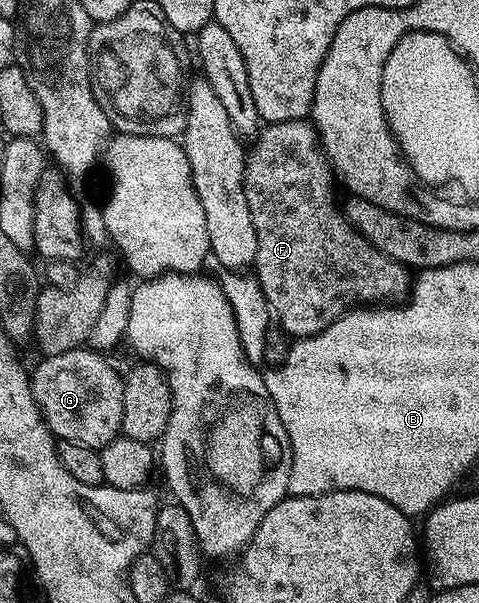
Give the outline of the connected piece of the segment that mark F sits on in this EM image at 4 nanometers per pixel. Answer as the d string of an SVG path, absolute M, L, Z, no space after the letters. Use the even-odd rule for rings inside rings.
M294 119L284 123L268 123L254 136L251 149L245 159L243 168L243 192L245 201L249 201L249 213L253 217L253 229L257 233L257 257L253 264L253 272L259 278L258 290L267 298L269 306L275 310L278 326L282 327L291 337L306 337L316 335L326 329L335 319L340 319L348 311L358 308L360 305L395 305L408 298L413 286L413 275L403 264L385 257L371 243L365 242L357 234L354 227L343 217L343 212L335 207L335 187L337 188L337 176L331 169L331 163L319 142L319 132L315 130L314 122L307 119Z

